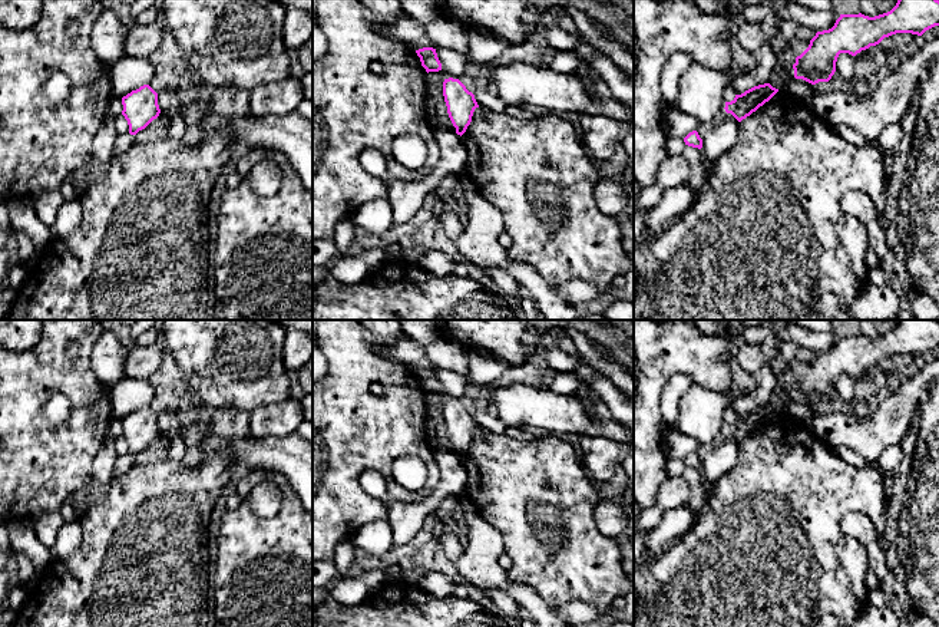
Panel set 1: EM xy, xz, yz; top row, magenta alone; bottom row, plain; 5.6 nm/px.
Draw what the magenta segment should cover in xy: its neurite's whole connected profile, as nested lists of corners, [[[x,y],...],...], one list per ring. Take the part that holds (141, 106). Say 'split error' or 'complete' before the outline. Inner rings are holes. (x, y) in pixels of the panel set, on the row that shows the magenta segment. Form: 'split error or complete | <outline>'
complete | [[[143,85],[123,96],[122,105],[122,115],[128,121],[130,135],[145,129],[161,113],[158,93],[149,85]]]

